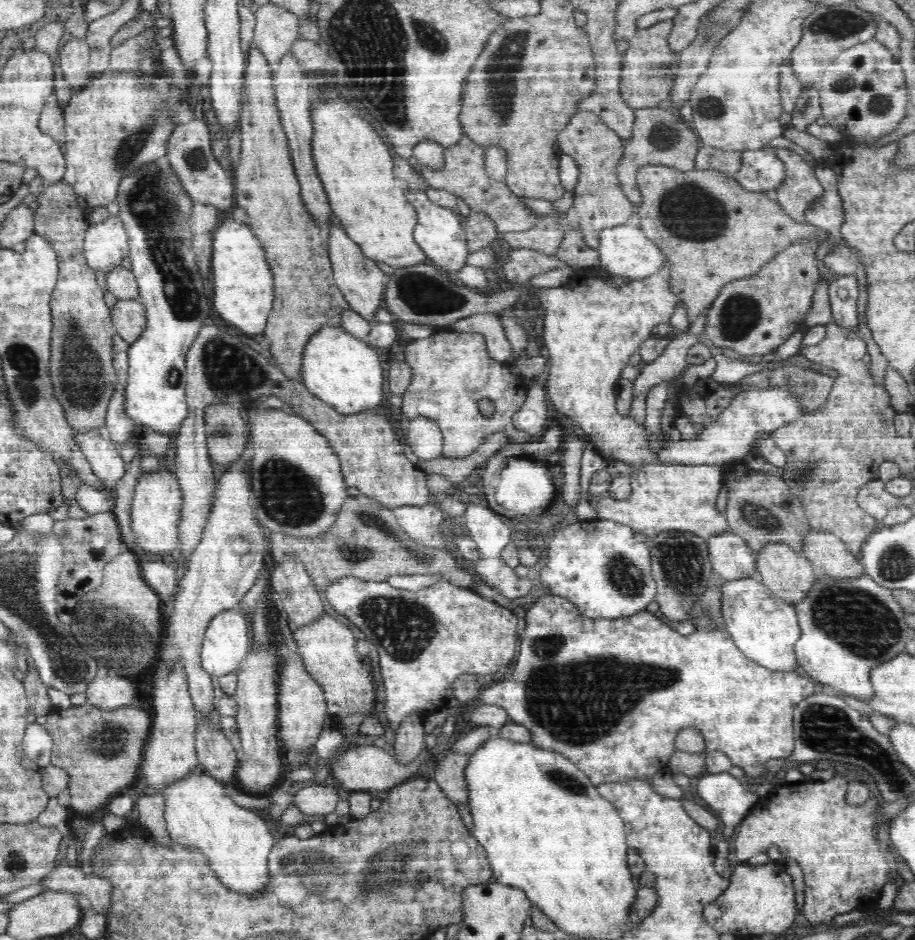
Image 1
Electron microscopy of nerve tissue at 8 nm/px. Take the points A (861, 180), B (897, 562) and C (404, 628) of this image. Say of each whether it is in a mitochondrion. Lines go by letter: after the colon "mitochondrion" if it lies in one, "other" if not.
A: other
B: mitochondrion
C: mitochondrion

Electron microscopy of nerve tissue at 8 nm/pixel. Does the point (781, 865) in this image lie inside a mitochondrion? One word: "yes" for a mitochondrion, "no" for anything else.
no

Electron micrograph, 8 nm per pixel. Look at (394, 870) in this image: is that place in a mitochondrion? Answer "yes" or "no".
yes

